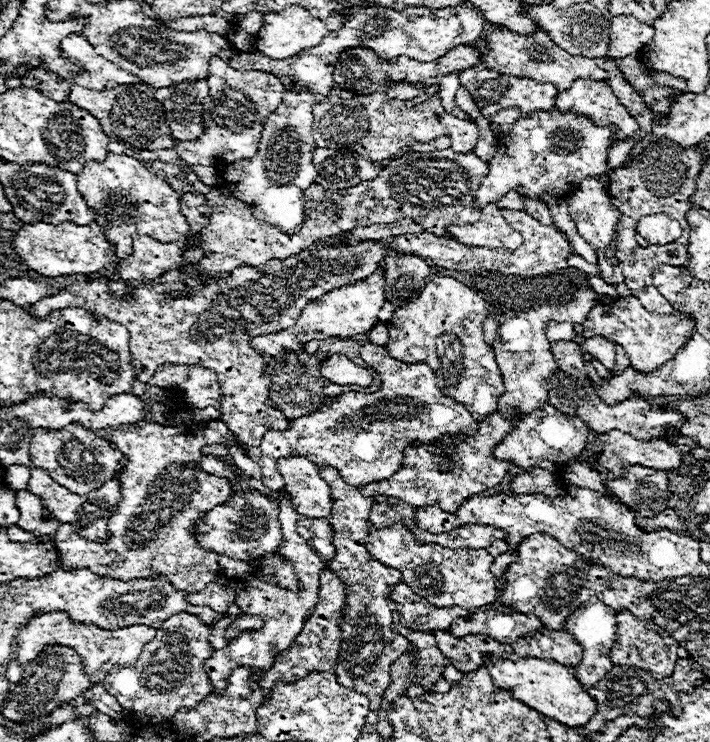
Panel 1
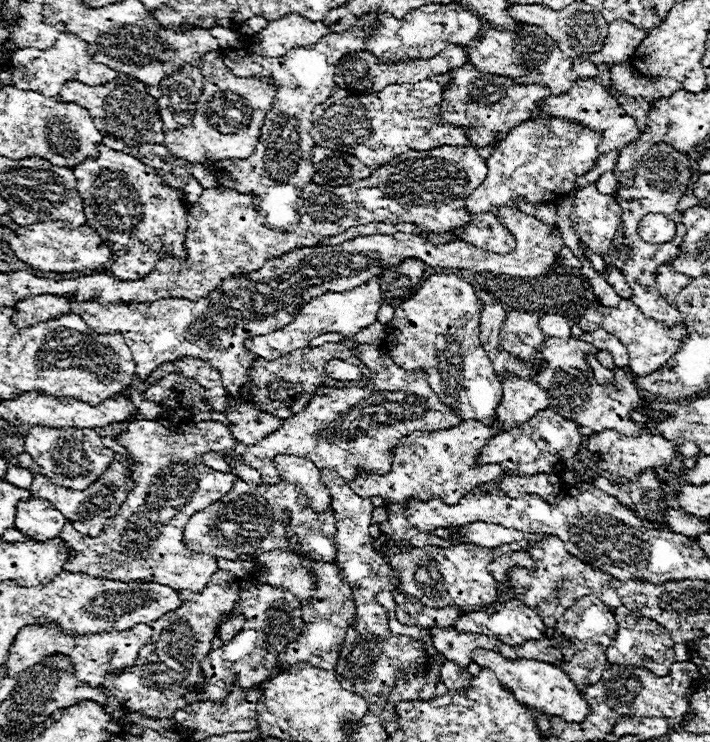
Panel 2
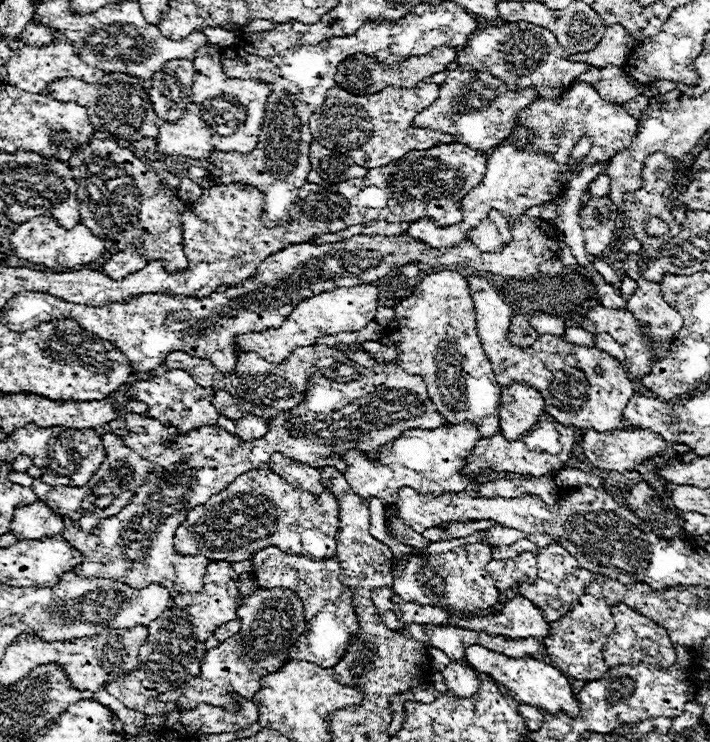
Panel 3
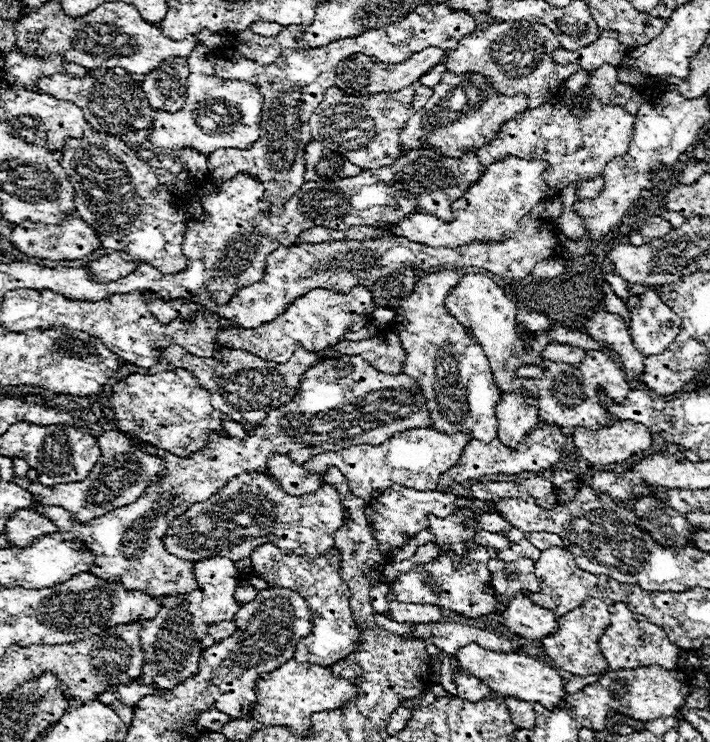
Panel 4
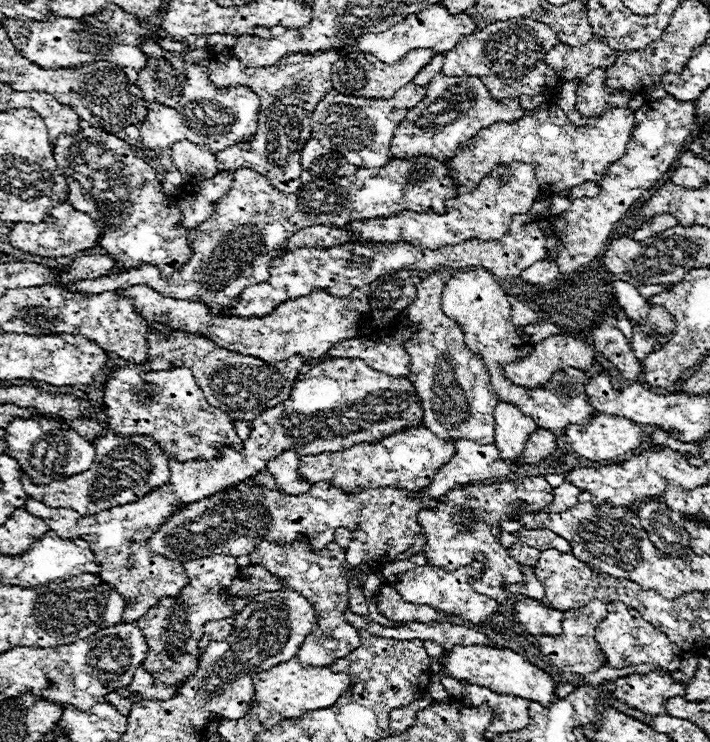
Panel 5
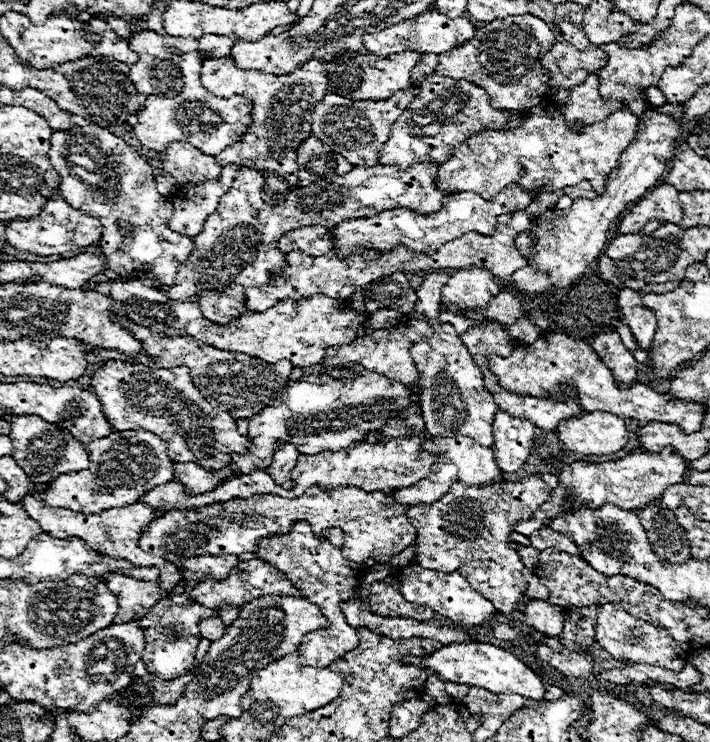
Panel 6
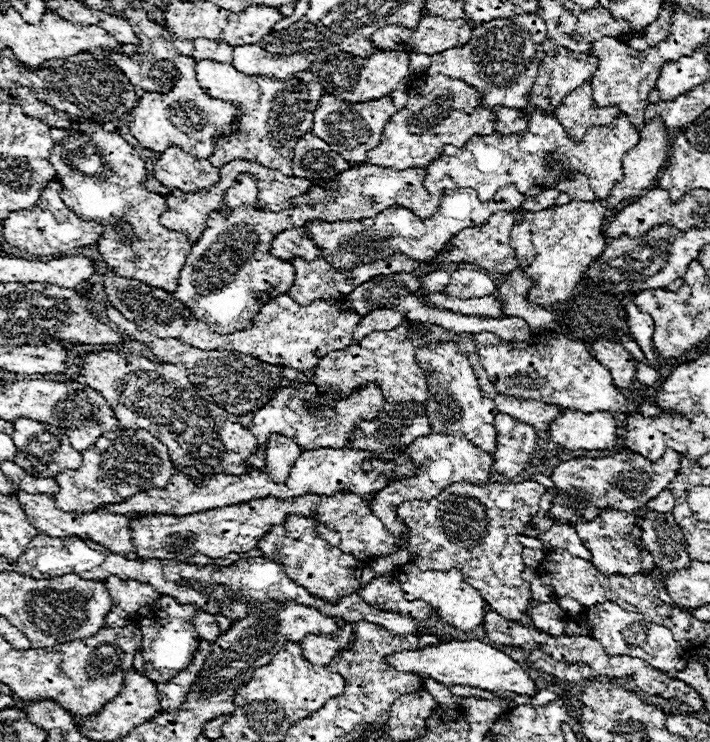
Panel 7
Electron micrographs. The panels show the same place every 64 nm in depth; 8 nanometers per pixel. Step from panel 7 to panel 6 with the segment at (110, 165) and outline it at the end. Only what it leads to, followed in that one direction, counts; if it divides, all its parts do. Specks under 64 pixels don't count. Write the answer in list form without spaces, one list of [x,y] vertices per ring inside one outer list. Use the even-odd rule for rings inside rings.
[[[96,124],[74,126],[70,132],[54,132],[50,160],[62,176],[60,196],[72,208],[98,218],[104,234],[110,234],[100,238],[108,266],[120,276],[148,266],[162,284],[174,284],[178,266],[192,254],[194,242],[168,228],[174,216],[174,204],[156,190],[152,166],[128,142]]]

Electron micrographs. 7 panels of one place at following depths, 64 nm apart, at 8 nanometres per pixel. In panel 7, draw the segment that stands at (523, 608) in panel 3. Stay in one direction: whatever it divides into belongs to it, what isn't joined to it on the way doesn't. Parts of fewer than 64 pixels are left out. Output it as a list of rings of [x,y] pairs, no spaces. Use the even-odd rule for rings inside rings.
[[[532,602],[528,608],[532,626],[550,636],[562,636],[566,628],[566,612],[556,602]]]

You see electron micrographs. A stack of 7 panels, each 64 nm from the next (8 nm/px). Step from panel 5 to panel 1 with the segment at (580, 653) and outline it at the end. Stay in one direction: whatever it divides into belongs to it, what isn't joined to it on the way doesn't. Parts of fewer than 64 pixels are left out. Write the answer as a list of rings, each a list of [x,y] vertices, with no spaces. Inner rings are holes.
[[[590,598],[582,604],[582,608],[578,608],[574,614],[570,614],[570,620],[566,620],[564,630],[570,632],[578,644],[582,644],[582,664],[578,664],[574,670],[574,674],[578,676],[578,680],[584,686],[594,686],[598,684],[606,672],[610,672],[610,668],[614,666],[610,659],[610,650],[616,642],[616,610],[608,608],[606,604],[602,604],[598,598]]]

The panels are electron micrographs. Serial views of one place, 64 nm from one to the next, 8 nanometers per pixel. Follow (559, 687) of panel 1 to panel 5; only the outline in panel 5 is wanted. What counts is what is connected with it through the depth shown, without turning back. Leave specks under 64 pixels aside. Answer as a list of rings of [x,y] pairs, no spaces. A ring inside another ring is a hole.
[[[458,646],[446,652],[448,660],[444,662],[444,672],[454,676],[456,680],[468,680],[478,686],[486,686],[492,692],[498,694],[510,694],[510,696],[520,696],[526,700],[540,702],[542,706],[550,706],[554,702],[554,690],[556,690],[556,680],[536,664],[528,662],[524,656],[504,650],[504,648],[490,648],[490,646]]]

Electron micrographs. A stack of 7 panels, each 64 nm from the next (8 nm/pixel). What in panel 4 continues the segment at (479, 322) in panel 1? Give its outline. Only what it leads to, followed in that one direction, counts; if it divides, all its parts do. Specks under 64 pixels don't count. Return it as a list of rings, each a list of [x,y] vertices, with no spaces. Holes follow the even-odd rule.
[[[440,270],[420,278],[414,292],[396,308],[392,328],[406,352],[402,370],[422,384],[430,406],[432,428],[444,430],[446,434],[468,430],[474,440],[490,442],[498,436],[496,404],[500,400],[500,388],[494,384],[490,362],[472,332],[444,306],[446,296],[458,282],[460,276],[454,270]]]

